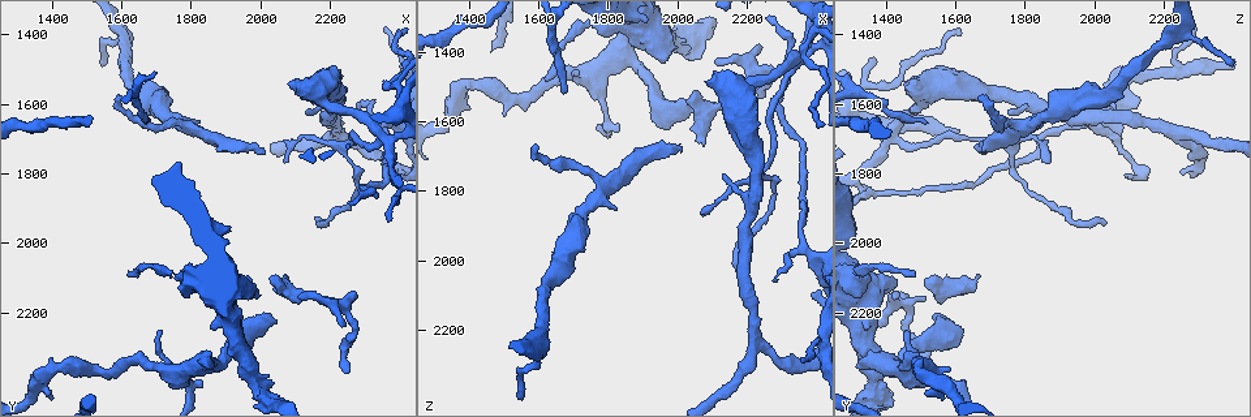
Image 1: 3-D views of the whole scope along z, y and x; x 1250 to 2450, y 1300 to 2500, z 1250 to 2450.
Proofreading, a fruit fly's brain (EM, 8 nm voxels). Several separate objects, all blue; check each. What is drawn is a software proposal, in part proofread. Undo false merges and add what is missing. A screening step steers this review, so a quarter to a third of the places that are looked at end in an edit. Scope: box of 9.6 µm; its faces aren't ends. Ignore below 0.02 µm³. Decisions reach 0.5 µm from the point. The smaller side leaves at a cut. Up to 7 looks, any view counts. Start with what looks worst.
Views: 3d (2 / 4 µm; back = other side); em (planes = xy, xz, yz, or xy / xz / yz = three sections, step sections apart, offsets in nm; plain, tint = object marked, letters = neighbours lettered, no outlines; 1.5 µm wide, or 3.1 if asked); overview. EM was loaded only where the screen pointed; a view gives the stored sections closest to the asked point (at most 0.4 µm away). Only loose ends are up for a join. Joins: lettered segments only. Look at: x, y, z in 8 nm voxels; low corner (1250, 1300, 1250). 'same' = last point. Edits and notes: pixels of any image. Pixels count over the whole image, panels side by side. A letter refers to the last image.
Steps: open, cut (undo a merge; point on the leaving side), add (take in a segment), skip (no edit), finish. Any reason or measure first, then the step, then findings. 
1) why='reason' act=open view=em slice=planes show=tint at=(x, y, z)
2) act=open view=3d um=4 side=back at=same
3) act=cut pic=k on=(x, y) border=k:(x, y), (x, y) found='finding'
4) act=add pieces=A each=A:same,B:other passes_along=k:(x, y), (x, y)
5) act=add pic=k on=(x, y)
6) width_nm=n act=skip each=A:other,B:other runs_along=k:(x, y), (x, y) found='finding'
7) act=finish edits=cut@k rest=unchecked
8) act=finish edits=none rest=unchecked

why='four or more arms meet' act=open view=em slice=planes show=tint at=(2350, 1690, 1430)

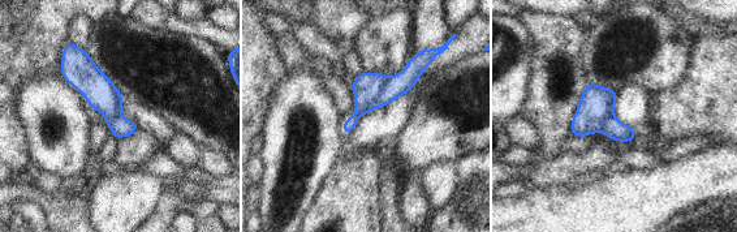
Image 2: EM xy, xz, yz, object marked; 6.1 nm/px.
act=open view=em slice=planes show=letters at=same

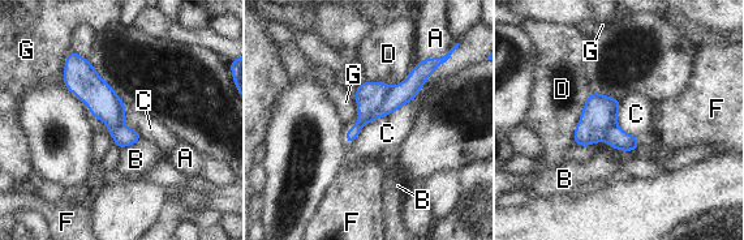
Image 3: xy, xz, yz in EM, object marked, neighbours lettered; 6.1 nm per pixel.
longest_contact=C:460nm act=cut pic=3 on=(405, 91) each=A:other,B:other,C:other,D:other,F:other,G:other part_leaving=3:(426, 73), (422, 73), (383, 112) found='two neurons meet here'

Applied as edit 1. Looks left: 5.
why='an open end' act=open view=em slice=xy step=8 show=letters at=(2110, 2160, 1420)

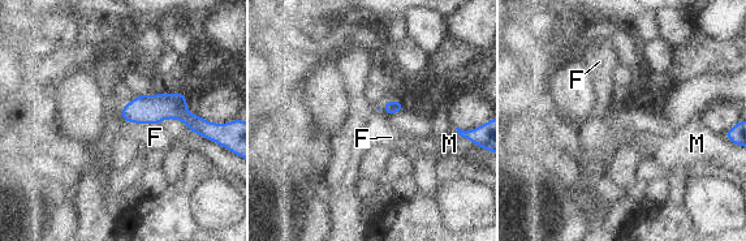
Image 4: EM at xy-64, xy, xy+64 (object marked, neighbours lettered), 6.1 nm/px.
act=skip each=F:other,M:other runs_along=4:(124, 112), (179, 111), (199, 130) found='none of them fits'

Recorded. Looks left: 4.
why='free end' act=open view=em slice=planes show=tint at=(2360, 1380, 2290)

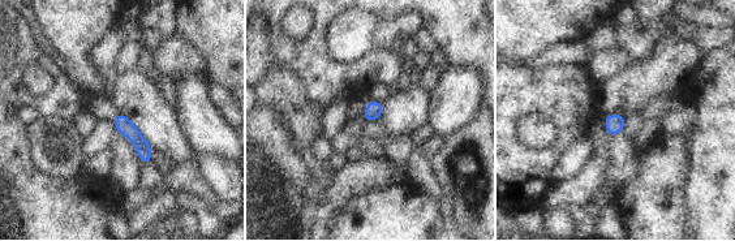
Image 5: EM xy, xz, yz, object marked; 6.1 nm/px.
act=open view=em slice=planes show=letters at=same

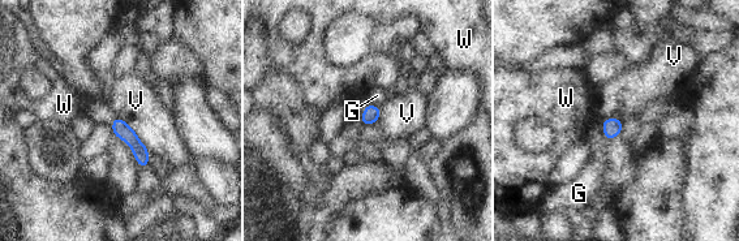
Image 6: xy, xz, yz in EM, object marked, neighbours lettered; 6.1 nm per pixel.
width_nm=100 act=skip each=G:other,V:other,W:other runs_along=6:(117, 120), (144, 164) found='no lettered segment goes on from it'

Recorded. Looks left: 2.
act=finish edits=cut@3 rest=unchecked

